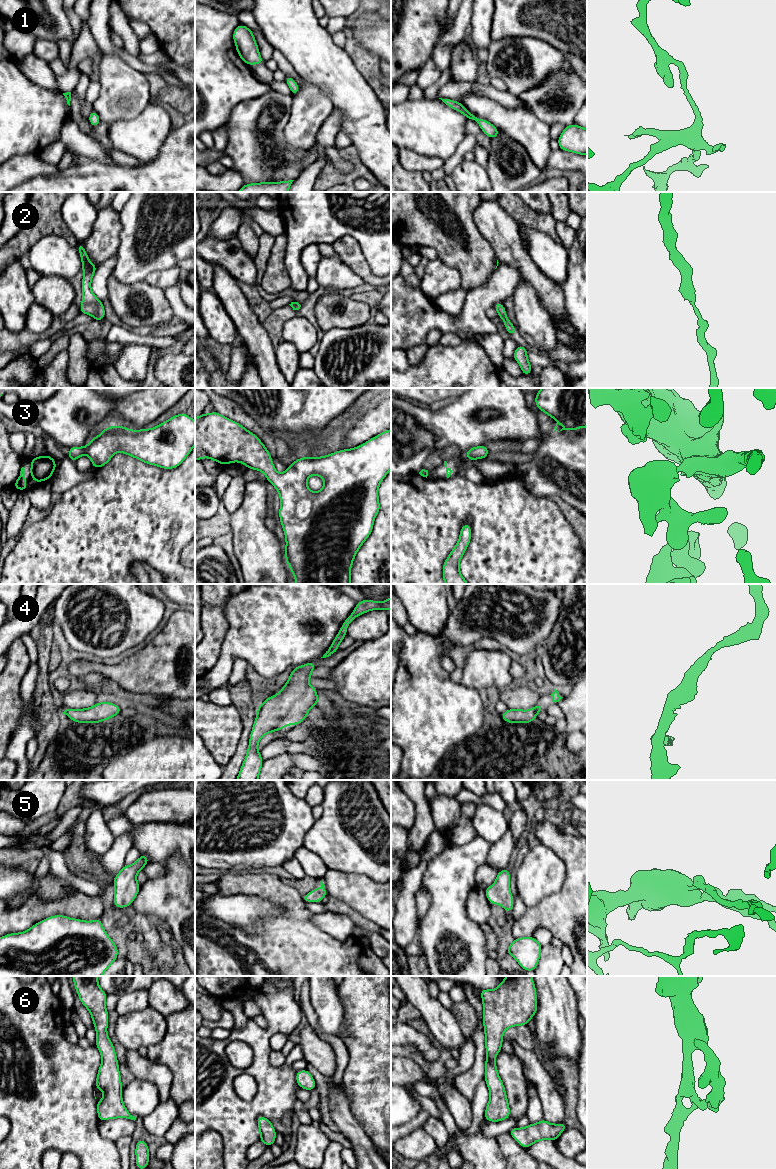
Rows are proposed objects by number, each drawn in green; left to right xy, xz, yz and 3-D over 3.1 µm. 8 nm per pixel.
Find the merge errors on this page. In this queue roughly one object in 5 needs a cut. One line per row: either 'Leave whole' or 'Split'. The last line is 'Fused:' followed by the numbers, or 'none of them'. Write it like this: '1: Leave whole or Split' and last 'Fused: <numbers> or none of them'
1: Leave whole
2: Leave whole
3: Leave whole
4: Leave whole
5: Leave whole
6: Leave whole
Fused: none of them

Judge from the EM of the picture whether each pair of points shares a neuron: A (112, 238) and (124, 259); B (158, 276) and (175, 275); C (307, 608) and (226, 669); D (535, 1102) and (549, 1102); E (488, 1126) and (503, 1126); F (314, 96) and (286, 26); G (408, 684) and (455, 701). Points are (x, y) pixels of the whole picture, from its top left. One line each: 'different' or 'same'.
A: different
B: same
C: same
D: different
E: same
F: different
G: same

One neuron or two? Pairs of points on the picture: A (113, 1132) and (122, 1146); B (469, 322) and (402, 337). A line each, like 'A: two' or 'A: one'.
A: two
B: one

